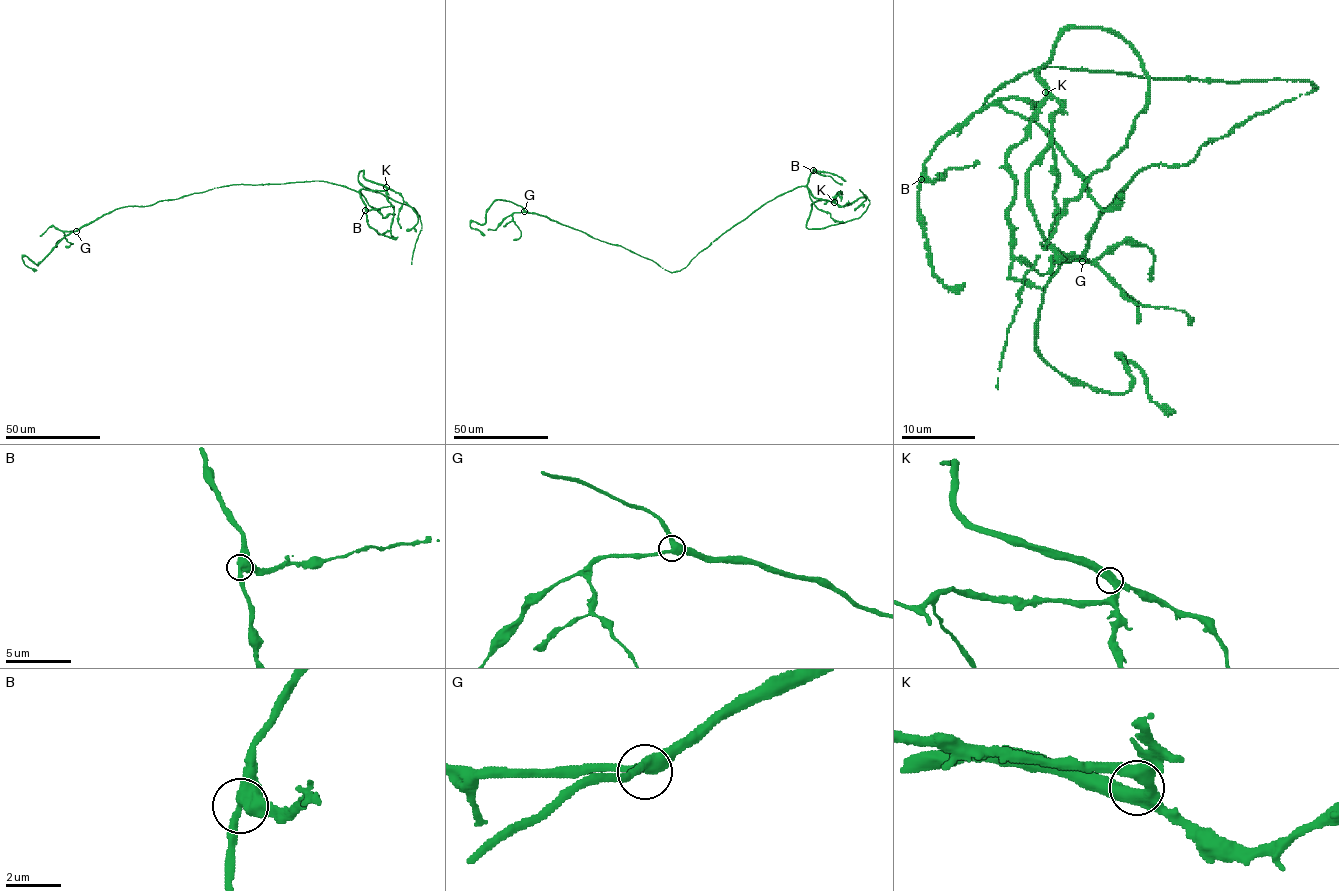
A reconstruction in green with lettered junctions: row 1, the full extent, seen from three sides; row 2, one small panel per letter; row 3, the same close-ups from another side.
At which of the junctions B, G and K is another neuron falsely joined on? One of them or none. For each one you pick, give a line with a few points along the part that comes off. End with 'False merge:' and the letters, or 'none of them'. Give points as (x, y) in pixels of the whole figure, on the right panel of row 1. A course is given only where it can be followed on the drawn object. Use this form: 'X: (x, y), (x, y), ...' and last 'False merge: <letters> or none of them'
False merge: none of them

